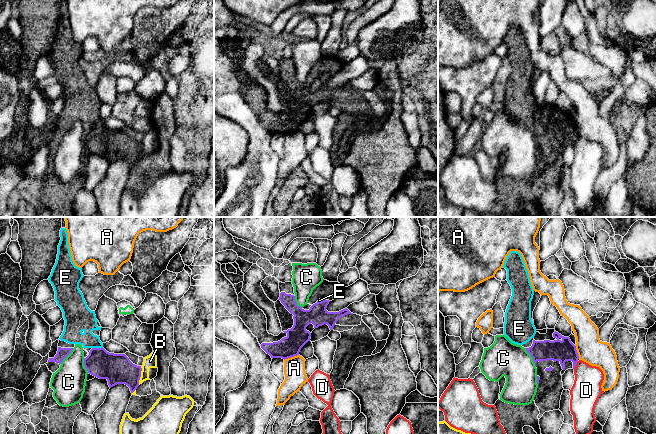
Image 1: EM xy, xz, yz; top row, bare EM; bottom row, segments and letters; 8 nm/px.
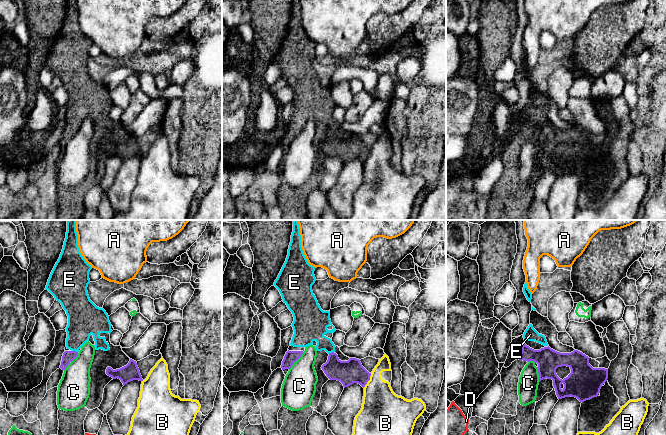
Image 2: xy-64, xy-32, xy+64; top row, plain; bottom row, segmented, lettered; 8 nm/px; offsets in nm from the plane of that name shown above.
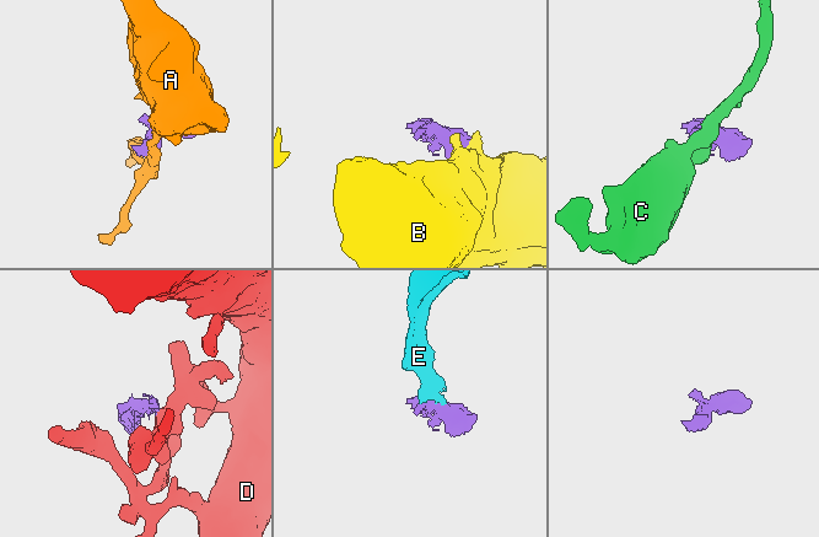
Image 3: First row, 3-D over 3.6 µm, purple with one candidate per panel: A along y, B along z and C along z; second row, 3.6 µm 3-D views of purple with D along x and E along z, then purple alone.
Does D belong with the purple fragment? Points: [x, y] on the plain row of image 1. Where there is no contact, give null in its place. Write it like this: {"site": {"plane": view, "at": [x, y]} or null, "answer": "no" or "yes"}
{"site": {"plane": "yz", "at": [575, 141]}, "answer": "no"}

